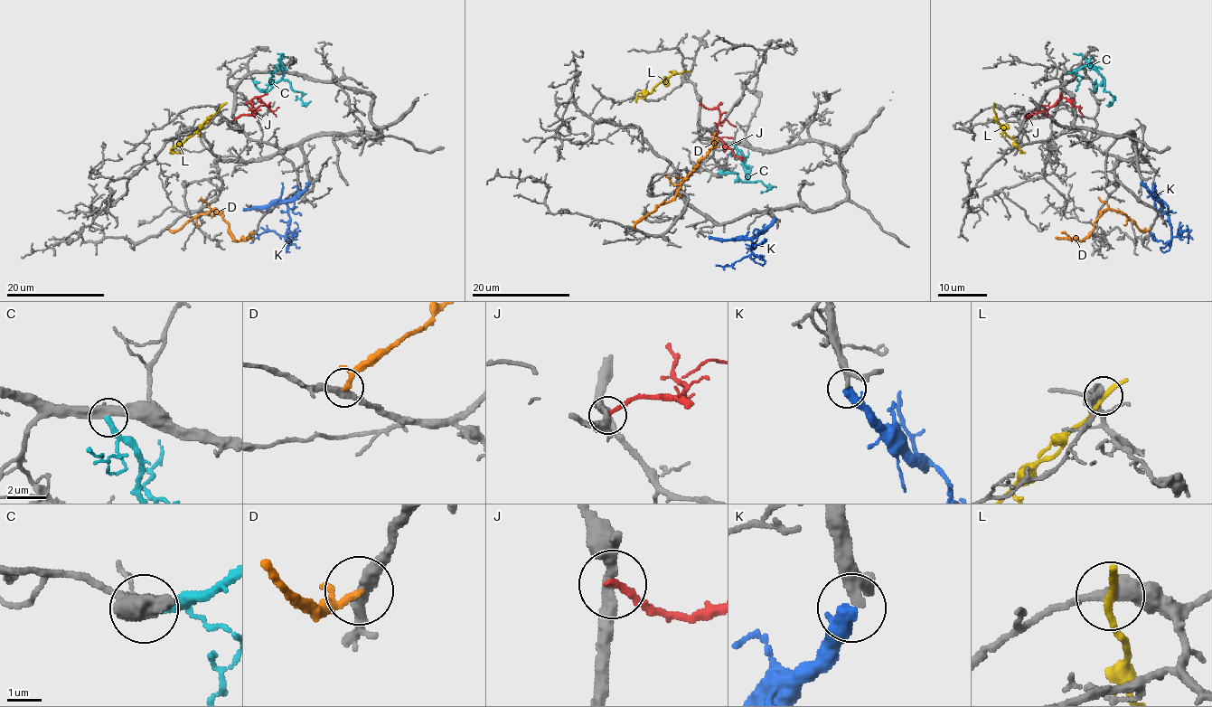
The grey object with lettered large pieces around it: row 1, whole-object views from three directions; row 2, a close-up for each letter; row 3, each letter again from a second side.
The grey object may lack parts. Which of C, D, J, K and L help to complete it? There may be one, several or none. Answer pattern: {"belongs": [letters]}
{"belongs": []}

